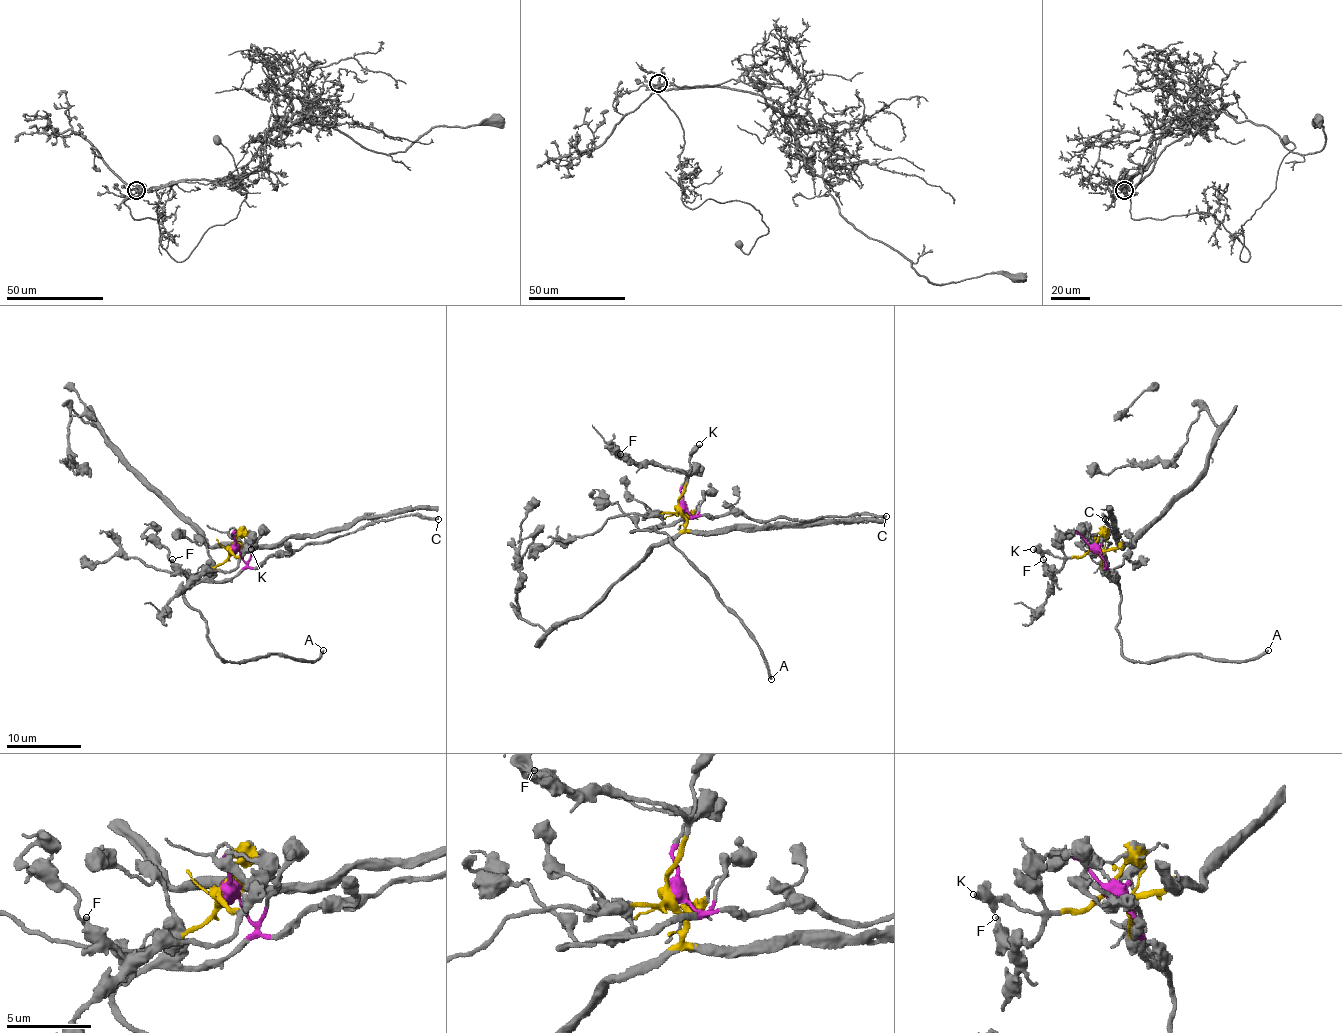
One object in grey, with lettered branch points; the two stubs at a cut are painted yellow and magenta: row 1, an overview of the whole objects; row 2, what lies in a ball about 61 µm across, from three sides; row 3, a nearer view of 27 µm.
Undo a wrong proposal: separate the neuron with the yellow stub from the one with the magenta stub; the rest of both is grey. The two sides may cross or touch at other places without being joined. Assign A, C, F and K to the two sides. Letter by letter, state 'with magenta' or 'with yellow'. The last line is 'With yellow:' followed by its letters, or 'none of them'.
A: with magenta
C: with magenta
F: with yellow
K: with yellow
With yellow: F, K

